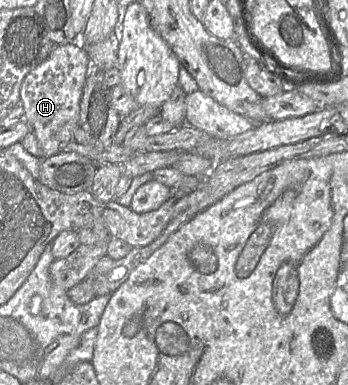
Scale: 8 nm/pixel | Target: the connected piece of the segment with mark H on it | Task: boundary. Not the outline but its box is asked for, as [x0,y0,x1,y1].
[20,42,89,159]

